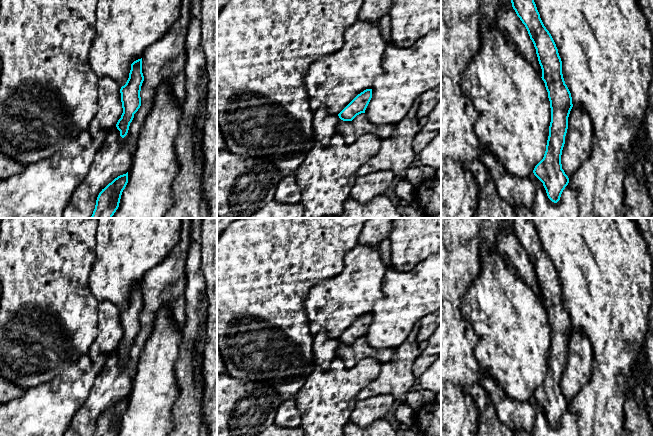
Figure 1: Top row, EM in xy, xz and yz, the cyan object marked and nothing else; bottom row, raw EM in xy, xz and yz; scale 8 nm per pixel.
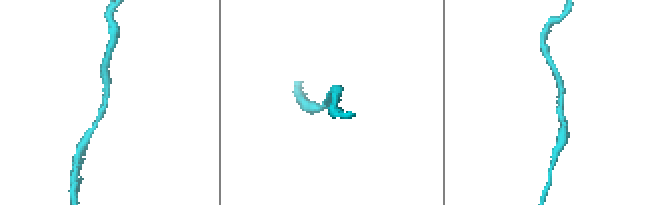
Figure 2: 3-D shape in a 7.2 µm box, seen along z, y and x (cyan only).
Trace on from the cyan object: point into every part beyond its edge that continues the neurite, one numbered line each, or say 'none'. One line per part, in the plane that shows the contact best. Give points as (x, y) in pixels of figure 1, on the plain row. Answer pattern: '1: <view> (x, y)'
none

